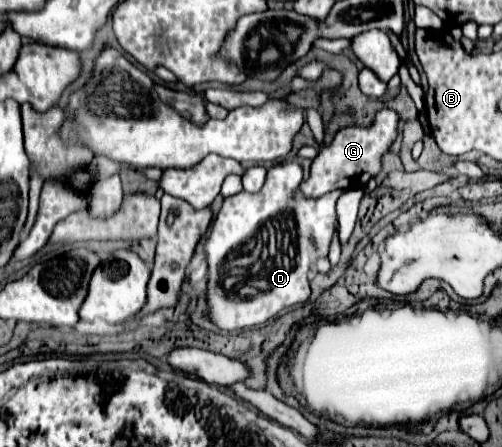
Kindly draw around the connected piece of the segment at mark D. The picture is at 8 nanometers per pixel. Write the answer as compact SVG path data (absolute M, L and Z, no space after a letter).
M291 161L291 163L279 163L279 165L273 165L269 171L267 171L267 181L263 185L263 189L259 193L237 193L233 197L227 197L217 213L217 217L213 219L211 223L211 229L209 229L209 237L205 241L205 259L207 259L207 265L209 265L209 281L207 281L207 317L209 321L219 327L223 333L233 333L233 331L243 331L243 329L253 329L253 327L261 327L265 325L269 319L277 317L283 309L289 309L289 307L295 307L295 305L303 305L309 295L311 295L311 289L309 289L309 271L311 271L311 263L315 263L317 259L321 257L327 257L329 255L329 245L337 233L337 211L335 211L335 201L339 199L341 193L327 193L319 199L309 199L309 197L303 197L301 191L299 191L299 185L303 183L303 167L297 163L297 161Z

